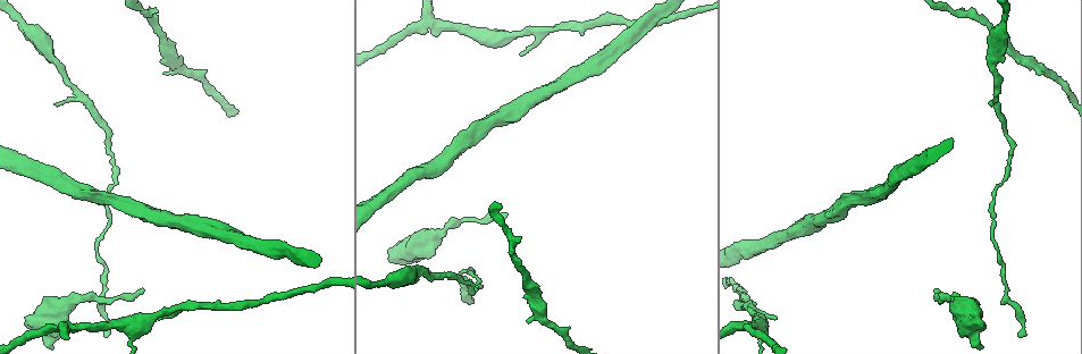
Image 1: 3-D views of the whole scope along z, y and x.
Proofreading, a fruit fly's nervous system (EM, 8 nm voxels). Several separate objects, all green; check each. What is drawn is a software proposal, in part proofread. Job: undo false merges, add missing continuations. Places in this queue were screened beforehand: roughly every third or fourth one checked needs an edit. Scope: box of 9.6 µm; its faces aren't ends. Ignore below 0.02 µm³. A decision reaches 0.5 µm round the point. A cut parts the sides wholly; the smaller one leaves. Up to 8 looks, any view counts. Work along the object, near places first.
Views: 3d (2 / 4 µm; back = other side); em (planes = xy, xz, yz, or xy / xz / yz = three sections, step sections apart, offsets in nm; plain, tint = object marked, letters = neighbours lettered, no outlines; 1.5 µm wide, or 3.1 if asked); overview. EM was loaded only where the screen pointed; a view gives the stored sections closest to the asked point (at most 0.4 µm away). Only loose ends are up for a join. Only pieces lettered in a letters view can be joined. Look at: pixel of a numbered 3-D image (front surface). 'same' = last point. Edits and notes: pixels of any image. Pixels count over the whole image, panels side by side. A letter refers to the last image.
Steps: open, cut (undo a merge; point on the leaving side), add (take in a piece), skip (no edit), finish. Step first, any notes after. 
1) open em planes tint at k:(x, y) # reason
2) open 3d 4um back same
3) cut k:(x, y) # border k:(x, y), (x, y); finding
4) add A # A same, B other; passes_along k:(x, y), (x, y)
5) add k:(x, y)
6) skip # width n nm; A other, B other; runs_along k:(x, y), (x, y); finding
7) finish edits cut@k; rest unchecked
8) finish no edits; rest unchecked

open em yz step 8 tint at 1:(107, 334) # an open end

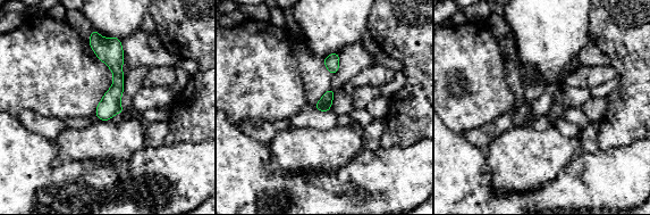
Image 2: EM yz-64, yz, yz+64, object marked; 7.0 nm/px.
open em planes letters same # another direction

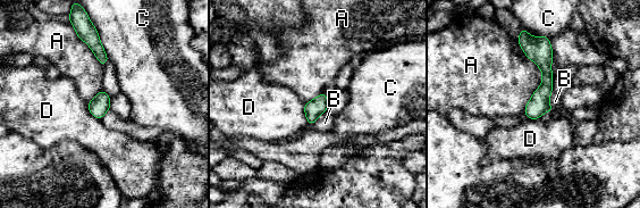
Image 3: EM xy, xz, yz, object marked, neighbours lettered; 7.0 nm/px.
skip # longest_contact A 440 nm; A other, B other, C other, D other; runs_along 3:(523, 38), (546, 68), (535, 116); no lettered piece goes on from it

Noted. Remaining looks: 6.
open 3d 2um at 1:(505, 216) # end of a long branch

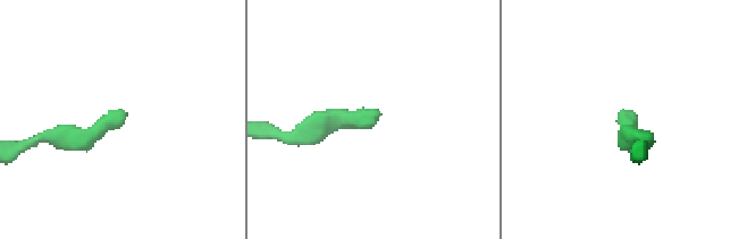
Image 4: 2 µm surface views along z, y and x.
open em planes plain at 4:(378, 115) # now the EM

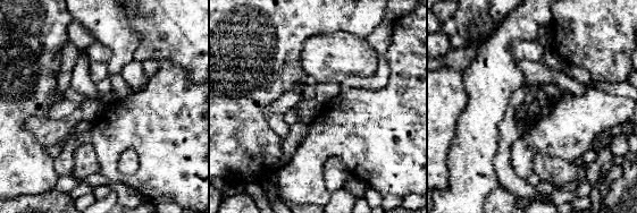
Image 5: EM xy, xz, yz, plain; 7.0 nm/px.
open em planes letters same # what lies round it

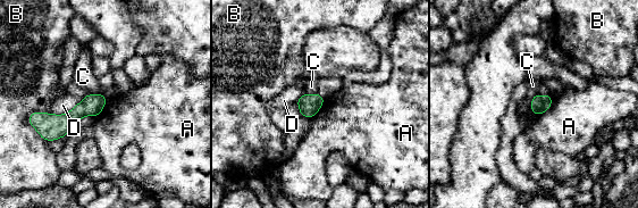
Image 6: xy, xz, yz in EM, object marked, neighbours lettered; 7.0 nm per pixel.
skip # A other, B other, C other, D other; border 6:(552, 98), (551, 106), (536, 115); none of them fits

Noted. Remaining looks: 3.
open em planes tint at 1:(69, 326)

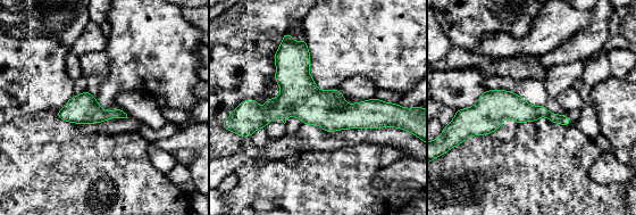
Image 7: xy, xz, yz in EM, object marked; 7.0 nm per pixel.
open em planes letters same # what lies round it

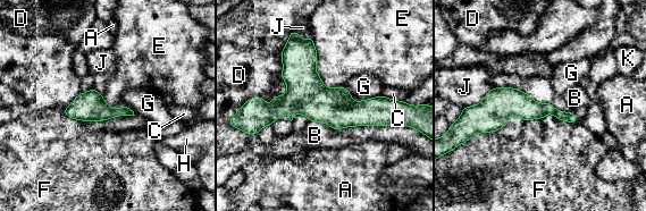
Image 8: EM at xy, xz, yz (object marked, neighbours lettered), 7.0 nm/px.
skip # A other, B other, C other, D other, E other, F other, G other, H other, J other, K other; runs_along 8:(257, 99), (266, 108), (393, 110); one neuron here

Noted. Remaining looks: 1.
finish no edits; rest unchecked

